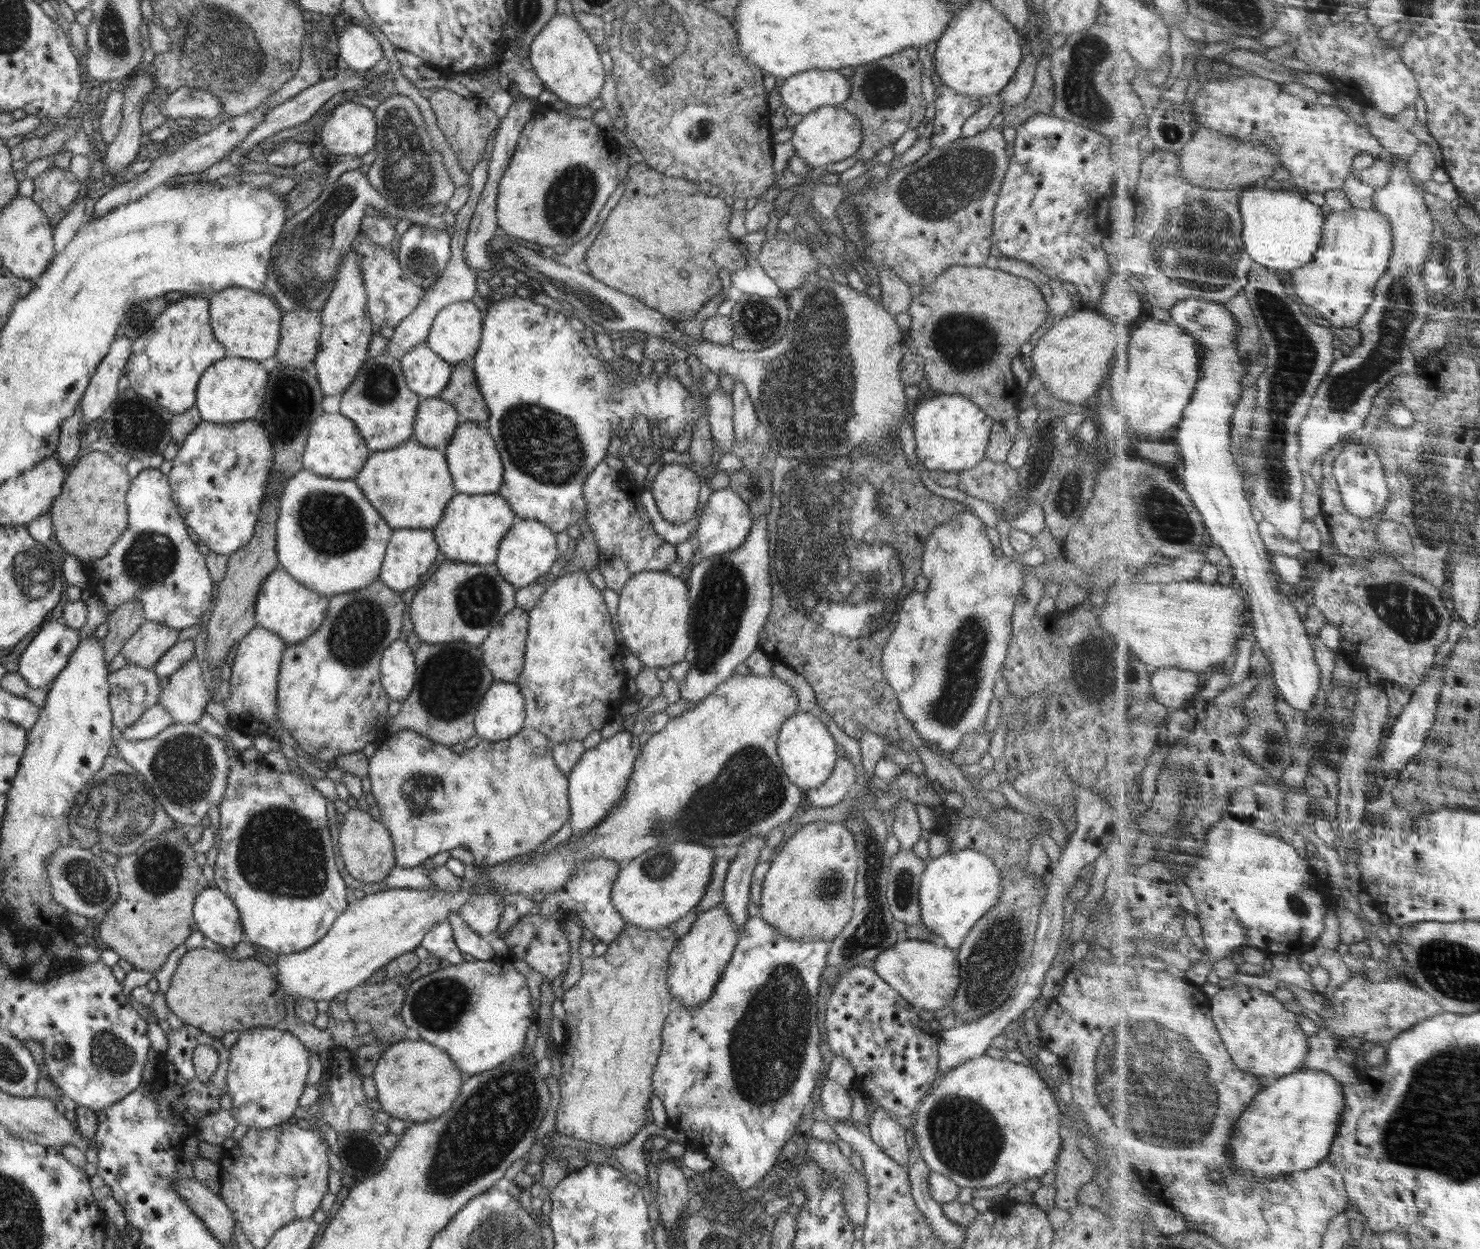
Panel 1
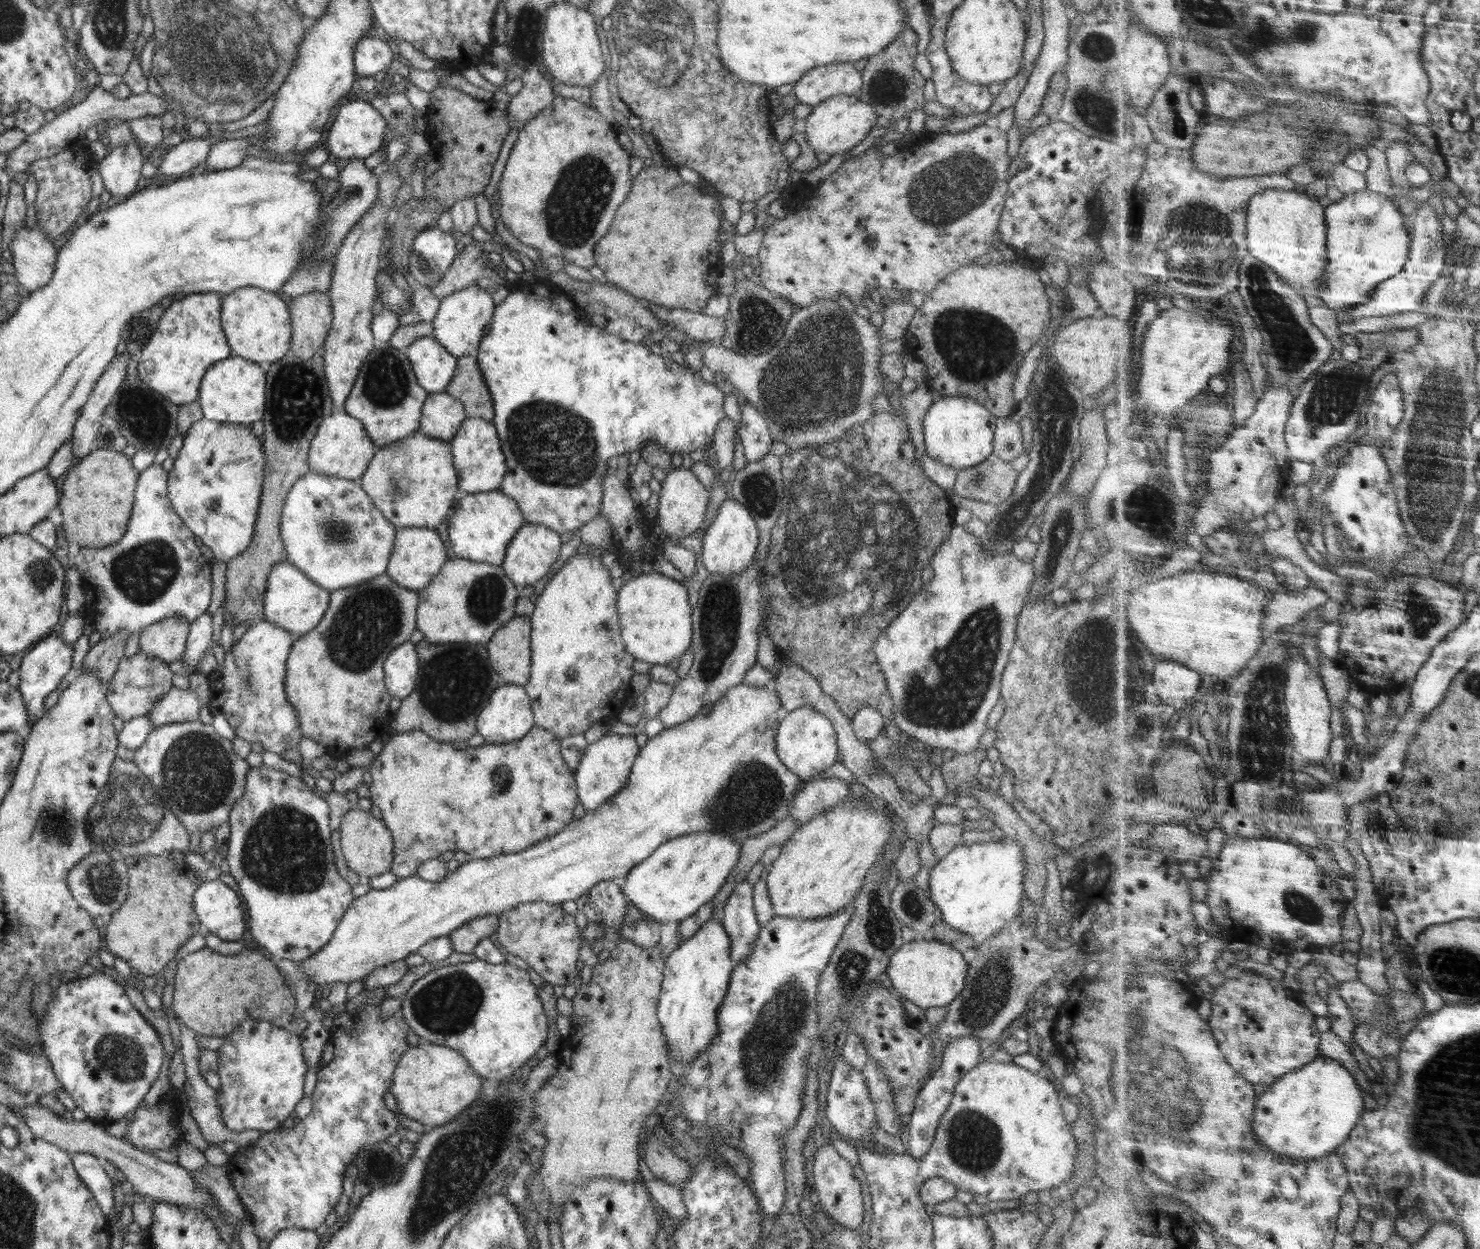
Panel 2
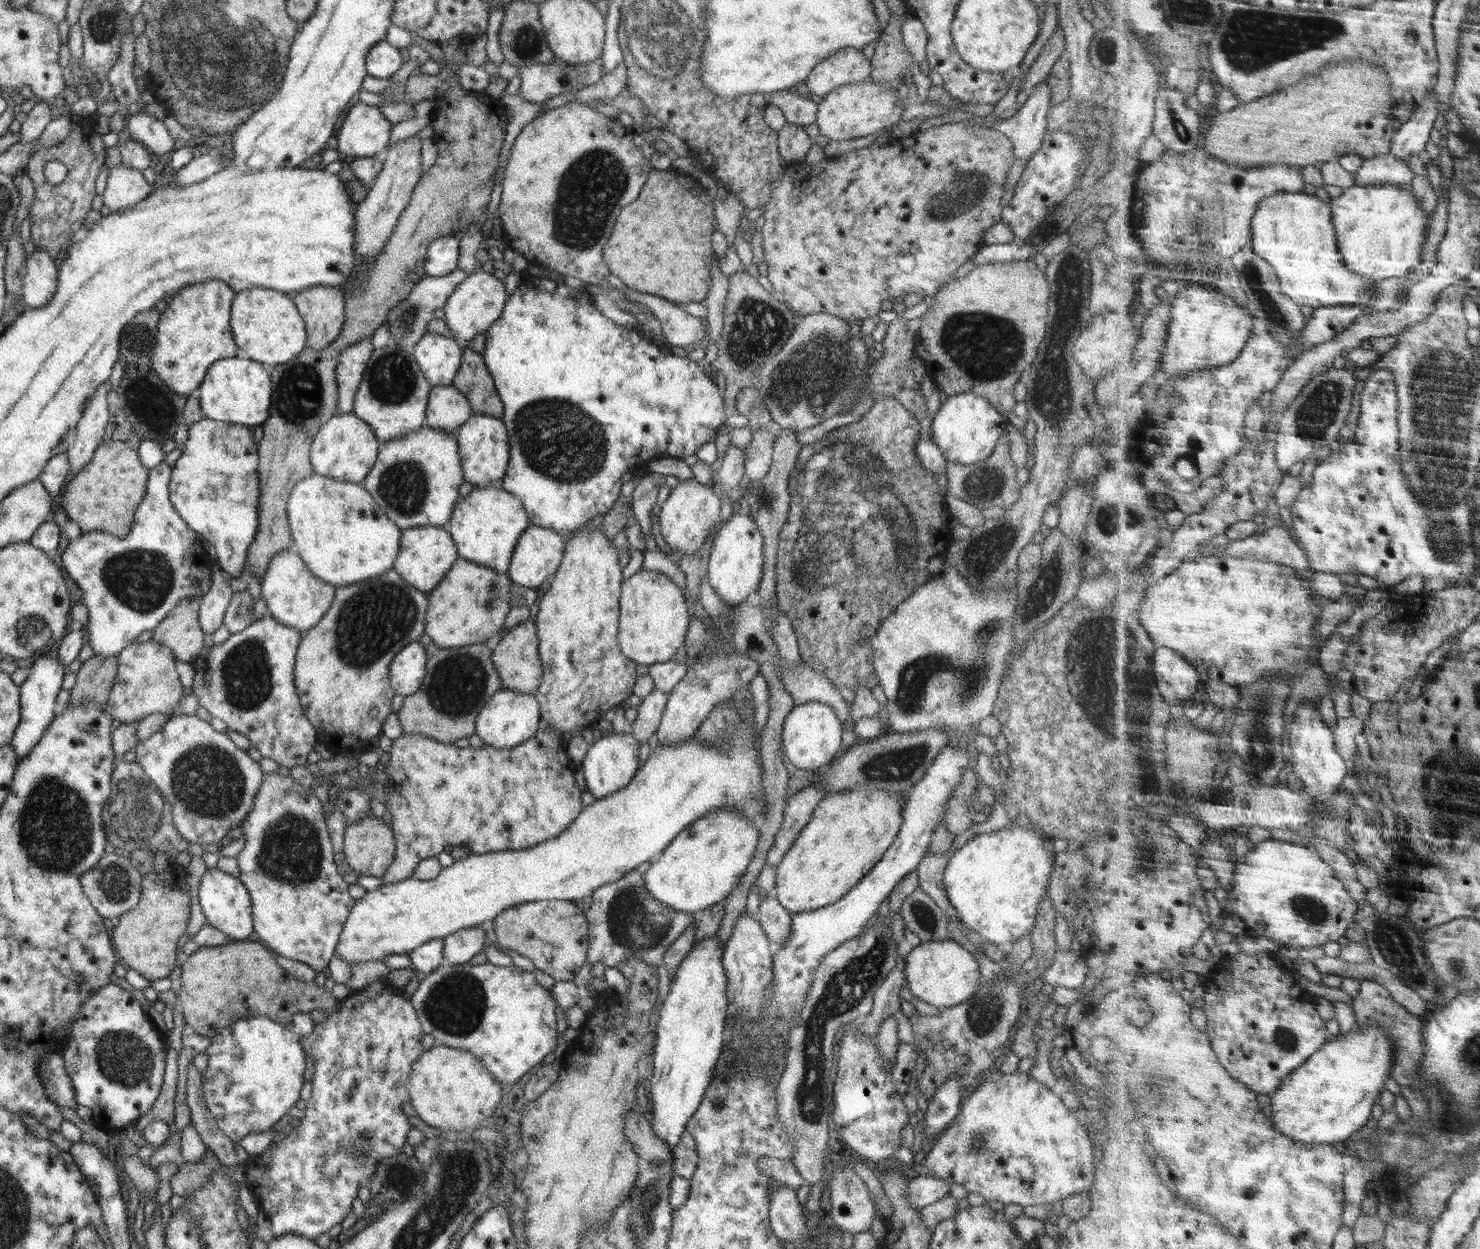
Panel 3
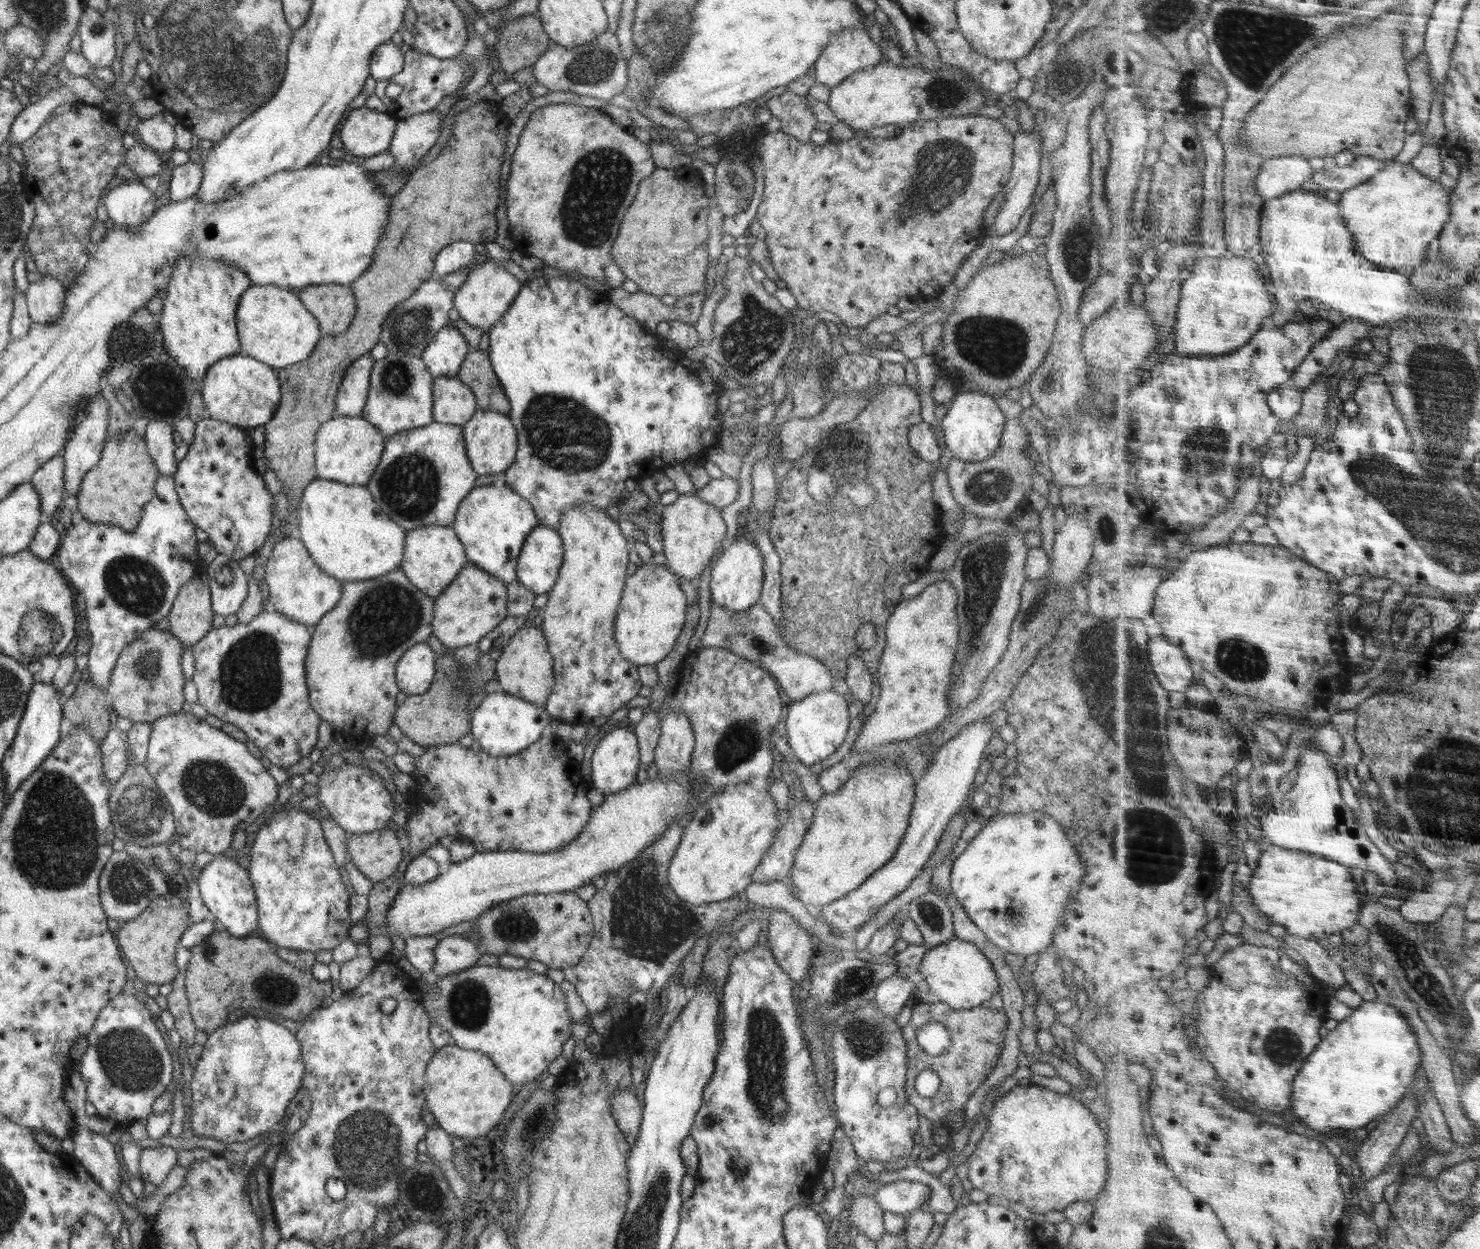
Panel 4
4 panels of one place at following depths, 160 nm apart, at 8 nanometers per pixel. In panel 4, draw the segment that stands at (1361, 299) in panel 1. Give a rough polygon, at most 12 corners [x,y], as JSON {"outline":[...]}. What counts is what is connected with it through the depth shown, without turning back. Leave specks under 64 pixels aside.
{"outline":[[1393,160],[1339,204],[1357,251],[1408,272],[1451,217],[1439,179]]}

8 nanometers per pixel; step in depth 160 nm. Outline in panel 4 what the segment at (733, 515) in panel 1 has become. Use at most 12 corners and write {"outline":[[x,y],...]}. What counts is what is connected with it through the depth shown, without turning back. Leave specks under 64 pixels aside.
{"outline":[[735,536],[712,564],[712,602],[742,612],[759,602],[763,558]]}

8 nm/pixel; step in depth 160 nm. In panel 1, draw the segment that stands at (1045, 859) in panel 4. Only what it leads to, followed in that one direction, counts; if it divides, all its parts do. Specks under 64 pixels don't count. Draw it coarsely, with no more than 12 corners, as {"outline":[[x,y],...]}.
{"outline":[[974,850],[930,859],[922,924],[957,951],[1001,895],[1001,874]]}

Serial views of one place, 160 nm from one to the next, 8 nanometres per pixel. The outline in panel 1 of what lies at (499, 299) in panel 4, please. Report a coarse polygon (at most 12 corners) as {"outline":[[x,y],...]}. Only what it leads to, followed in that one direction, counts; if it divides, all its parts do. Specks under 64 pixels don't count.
{"outline":[[472,300],[437,312],[426,343],[451,366],[472,363],[482,314]]}

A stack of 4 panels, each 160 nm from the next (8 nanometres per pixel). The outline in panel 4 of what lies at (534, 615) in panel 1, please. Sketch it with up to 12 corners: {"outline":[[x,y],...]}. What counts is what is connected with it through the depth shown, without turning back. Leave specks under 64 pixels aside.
{"outline":[[591,502],[567,508],[541,611],[544,709],[608,720],[638,696],[615,616],[630,549]]}

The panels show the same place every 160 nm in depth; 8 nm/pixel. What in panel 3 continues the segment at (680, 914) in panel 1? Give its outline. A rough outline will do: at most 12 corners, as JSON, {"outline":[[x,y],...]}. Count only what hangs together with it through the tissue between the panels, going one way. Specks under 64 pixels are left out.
{"outline":[[736,809],[684,828],[643,886],[694,914],[734,890],[760,832]]}

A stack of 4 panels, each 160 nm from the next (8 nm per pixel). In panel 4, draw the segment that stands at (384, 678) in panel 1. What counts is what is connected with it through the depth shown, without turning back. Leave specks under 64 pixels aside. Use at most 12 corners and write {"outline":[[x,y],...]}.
{"outline":[[427,642],[406,650],[395,668],[406,695],[426,692],[436,657]]}

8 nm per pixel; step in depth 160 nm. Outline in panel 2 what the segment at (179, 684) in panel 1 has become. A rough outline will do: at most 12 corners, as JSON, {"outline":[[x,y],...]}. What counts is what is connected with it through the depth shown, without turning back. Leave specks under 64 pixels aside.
{"outline":[[172,687],[149,712],[154,727],[192,722],[202,704]]}

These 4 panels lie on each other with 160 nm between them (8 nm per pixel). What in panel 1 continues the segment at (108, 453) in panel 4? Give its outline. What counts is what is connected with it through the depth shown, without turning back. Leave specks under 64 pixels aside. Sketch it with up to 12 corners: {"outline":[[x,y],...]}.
{"outline":[[89,448],[49,510],[56,540],[85,563],[128,526],[131,478]]}

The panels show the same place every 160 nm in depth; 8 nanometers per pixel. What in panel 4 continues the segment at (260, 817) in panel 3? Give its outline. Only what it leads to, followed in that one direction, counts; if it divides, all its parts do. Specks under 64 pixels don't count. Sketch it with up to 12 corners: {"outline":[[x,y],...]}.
{"outline":[[290,808],[249,850],[258,933],[332,950],[349,899],[319,820]]}

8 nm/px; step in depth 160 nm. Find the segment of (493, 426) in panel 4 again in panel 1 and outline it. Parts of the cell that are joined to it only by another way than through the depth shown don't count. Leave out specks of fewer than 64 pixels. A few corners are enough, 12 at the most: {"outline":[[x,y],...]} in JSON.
{"outline":[[462,419],[444,453],[456,493],[498,492],[485,426]]}

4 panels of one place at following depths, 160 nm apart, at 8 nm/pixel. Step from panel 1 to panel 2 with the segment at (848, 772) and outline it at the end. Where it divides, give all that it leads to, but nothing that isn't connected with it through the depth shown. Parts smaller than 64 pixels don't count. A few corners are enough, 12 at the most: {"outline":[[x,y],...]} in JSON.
{"outline":[[830,776],[806,782],[788,809],[800,824],[850,799]]}

